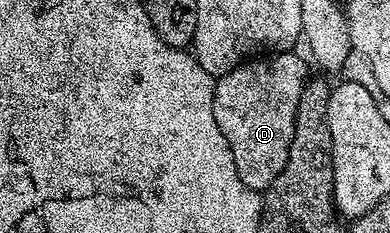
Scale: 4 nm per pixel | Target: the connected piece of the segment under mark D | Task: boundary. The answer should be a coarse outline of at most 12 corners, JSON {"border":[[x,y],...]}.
{"border":[[279,51],[215,83],[241,183],[289,159],[308,62]]}

